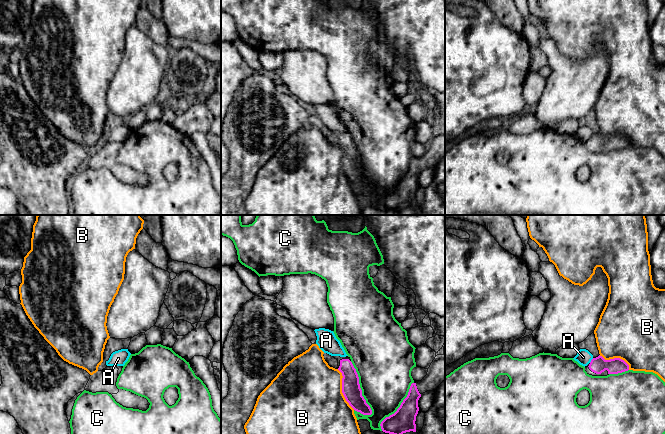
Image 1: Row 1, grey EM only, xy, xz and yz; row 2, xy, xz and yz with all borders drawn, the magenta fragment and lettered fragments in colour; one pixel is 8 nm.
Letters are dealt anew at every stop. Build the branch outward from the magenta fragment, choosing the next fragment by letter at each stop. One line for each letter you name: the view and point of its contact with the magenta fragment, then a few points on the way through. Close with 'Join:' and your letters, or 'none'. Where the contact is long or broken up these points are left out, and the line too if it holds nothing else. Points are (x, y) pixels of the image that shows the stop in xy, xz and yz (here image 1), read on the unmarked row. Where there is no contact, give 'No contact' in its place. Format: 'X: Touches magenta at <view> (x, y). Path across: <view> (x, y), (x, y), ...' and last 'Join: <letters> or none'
Join: none

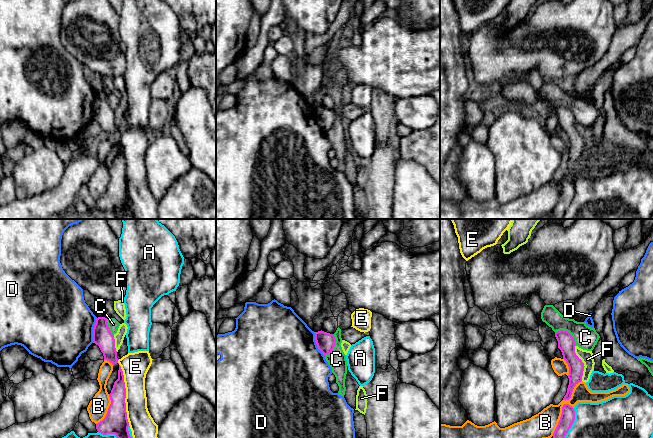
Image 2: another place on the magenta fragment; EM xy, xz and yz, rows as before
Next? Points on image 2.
Join: none

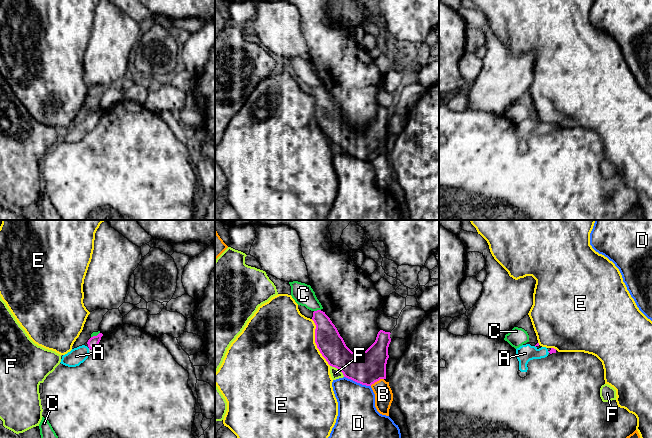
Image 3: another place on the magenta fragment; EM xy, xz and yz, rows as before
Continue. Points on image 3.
A: No contact
Join: A

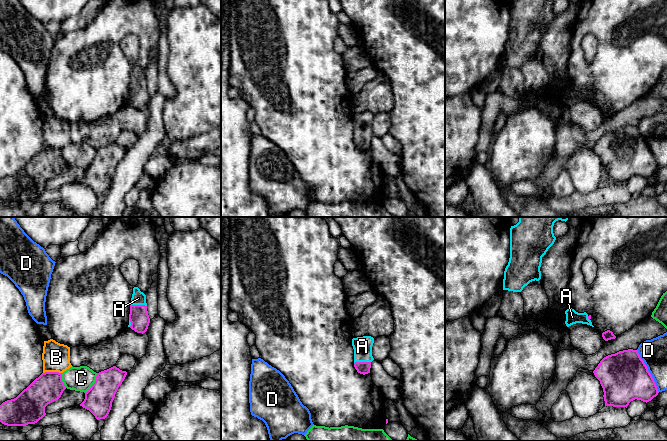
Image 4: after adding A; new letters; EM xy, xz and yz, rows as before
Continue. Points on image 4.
A: Touches magenta at xz (362, 138). Path across: xz (363, 144), (362, 138), (362, 122)
Join: A

